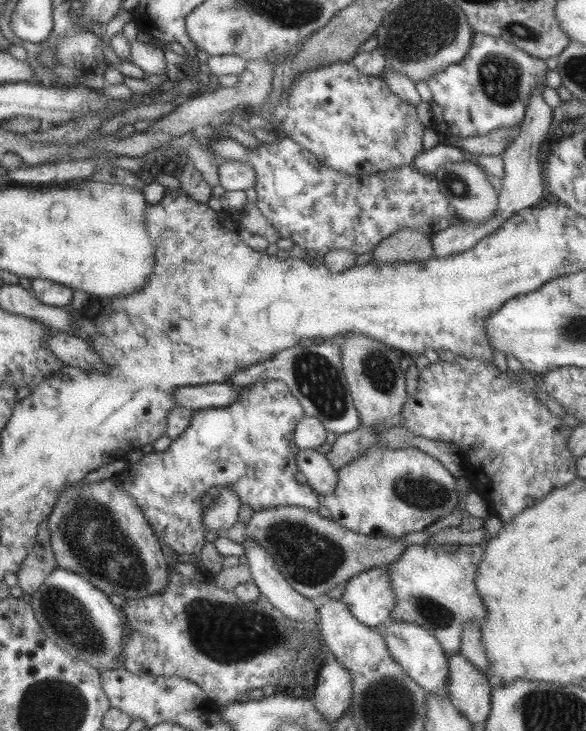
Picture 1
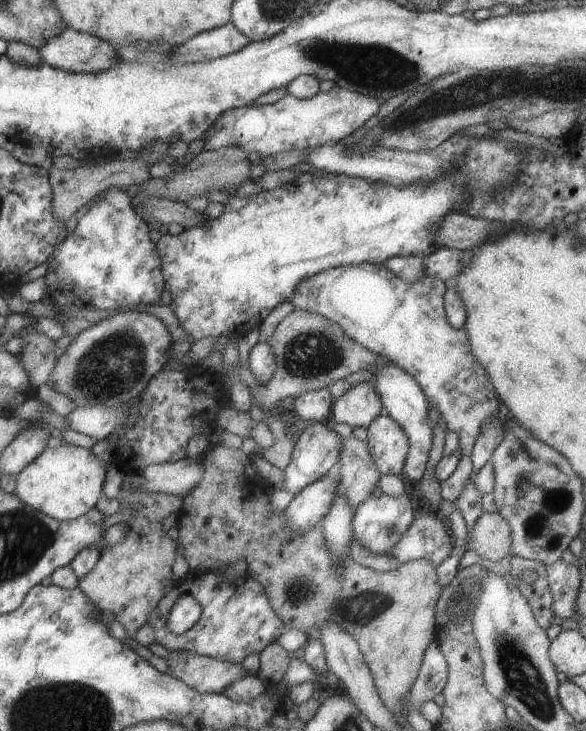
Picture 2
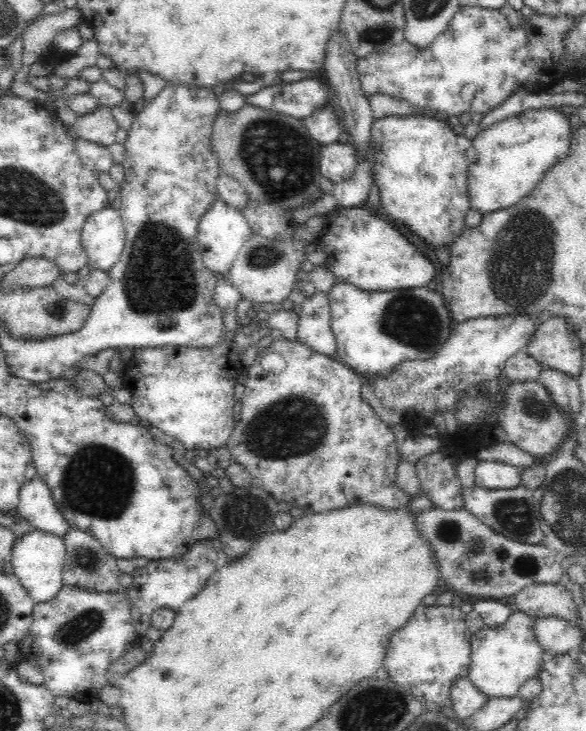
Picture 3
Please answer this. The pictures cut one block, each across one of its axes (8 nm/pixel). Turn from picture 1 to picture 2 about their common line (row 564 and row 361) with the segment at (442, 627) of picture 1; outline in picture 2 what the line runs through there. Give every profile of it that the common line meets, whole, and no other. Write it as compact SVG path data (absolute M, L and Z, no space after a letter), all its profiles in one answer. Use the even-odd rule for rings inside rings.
M361 263L330 268L300 280L290 302L296 309L332 320L348 337L370 352L386 356L418 382L428 398L429 408L434 409L436 416L440 414L447 430L456 432L460 440L460 464L440 490L442 499L456 504L472 474L472 448L482 424L499 415L500 400L484 366L472 353L466 330L456 329L448 322L444 305L446 290L440 279L426 276L407 282L385 265Z

